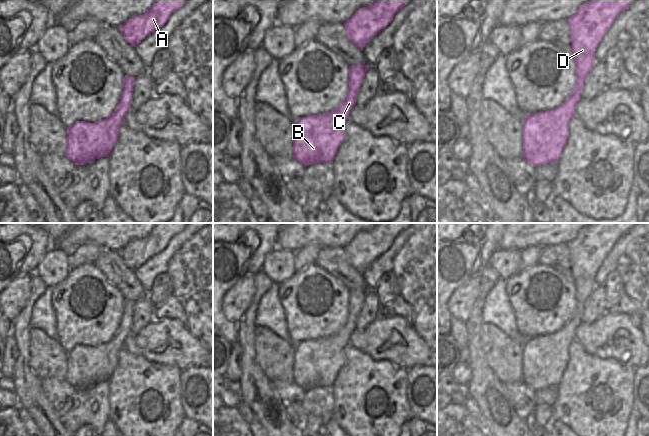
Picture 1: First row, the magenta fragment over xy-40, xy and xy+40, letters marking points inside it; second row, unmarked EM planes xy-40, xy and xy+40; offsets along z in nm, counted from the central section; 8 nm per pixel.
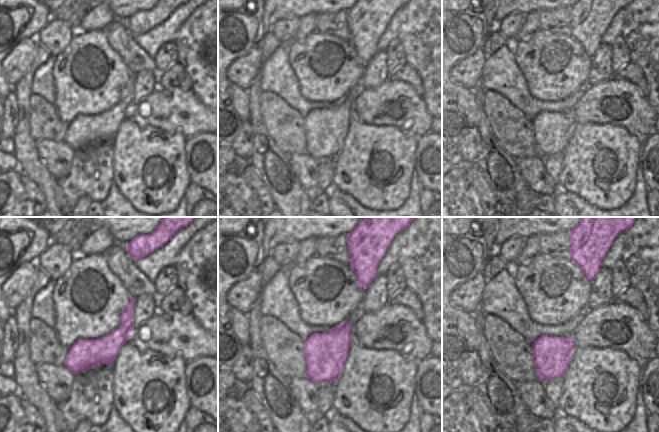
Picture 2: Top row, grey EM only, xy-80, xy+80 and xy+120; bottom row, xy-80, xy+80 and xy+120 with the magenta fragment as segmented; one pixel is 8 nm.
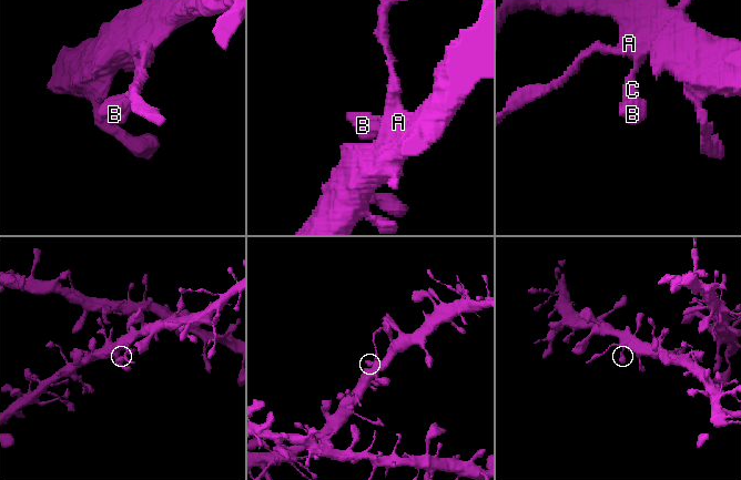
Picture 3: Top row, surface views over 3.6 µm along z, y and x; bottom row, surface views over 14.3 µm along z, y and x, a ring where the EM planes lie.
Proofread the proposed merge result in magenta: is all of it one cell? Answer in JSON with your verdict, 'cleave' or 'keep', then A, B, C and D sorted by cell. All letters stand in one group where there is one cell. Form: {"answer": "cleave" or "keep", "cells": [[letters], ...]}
{"answer": "keep", "cells": [["A", "B", "C", "D"]]}

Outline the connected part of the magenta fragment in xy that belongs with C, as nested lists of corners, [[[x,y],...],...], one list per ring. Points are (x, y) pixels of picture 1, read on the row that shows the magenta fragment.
[[[368,65],[349,67],[349,88],[345,100],[334,110],[308,115],[295,121],[293,158],[304,165],[333,163],[339,146],[345,140],[343,126],[357,102],[357,94]]]

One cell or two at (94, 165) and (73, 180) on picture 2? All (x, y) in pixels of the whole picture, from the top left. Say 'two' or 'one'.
one

